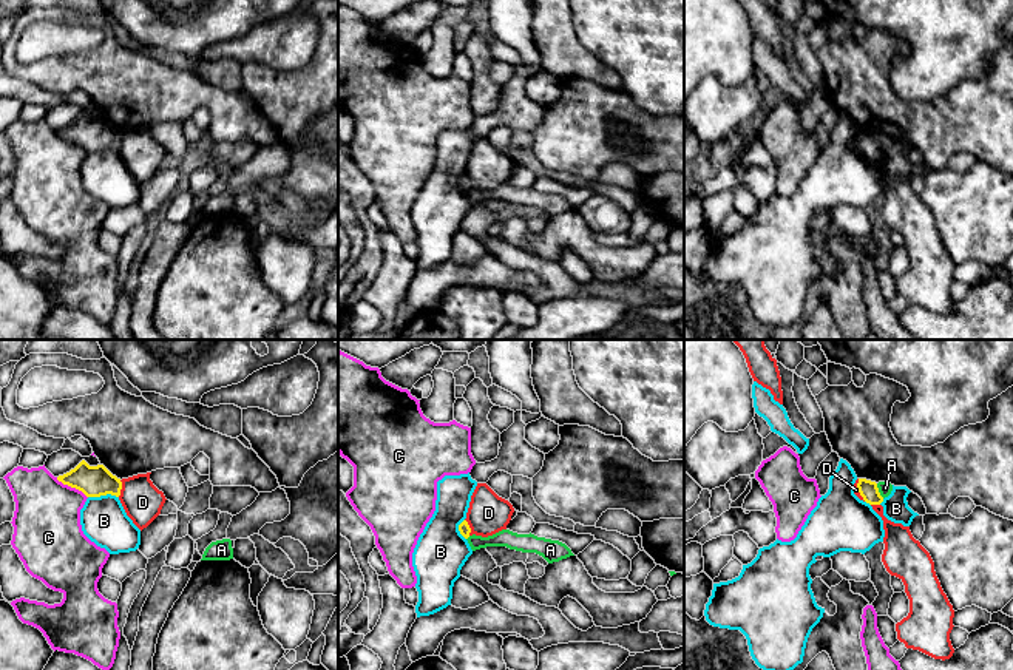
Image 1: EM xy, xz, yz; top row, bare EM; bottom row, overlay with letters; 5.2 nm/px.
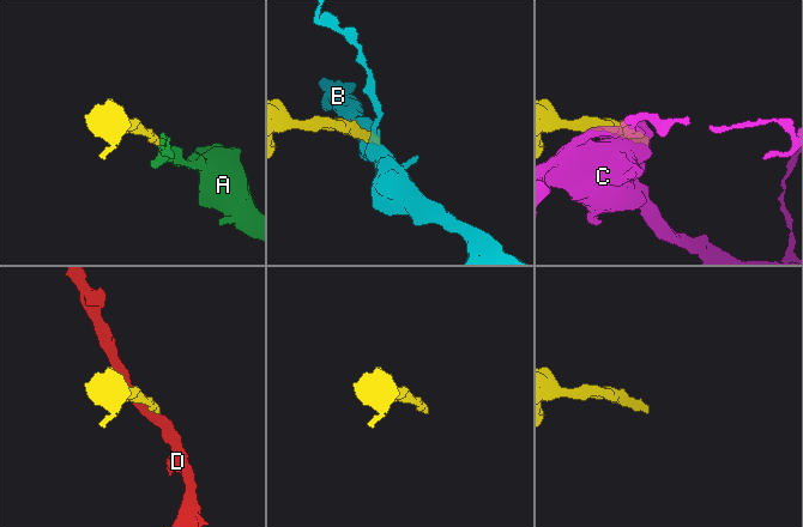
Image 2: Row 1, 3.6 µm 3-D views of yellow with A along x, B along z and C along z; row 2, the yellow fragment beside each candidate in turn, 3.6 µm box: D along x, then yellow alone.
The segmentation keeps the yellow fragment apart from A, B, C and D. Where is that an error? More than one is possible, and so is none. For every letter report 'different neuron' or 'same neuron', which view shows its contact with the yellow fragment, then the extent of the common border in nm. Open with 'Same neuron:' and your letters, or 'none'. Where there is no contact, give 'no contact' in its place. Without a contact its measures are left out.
Same neuron: none
A: different neuron; meets yellow in yz; contact 90 nm long
B: different neuron; meets yellow in xy; contact 160 nm long
C: different neuron; meets yellow in xy; contact 200 nm long
D: different neuron; meets yellow in xy; contact 90 nm long

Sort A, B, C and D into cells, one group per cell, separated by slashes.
A / B / C / D

